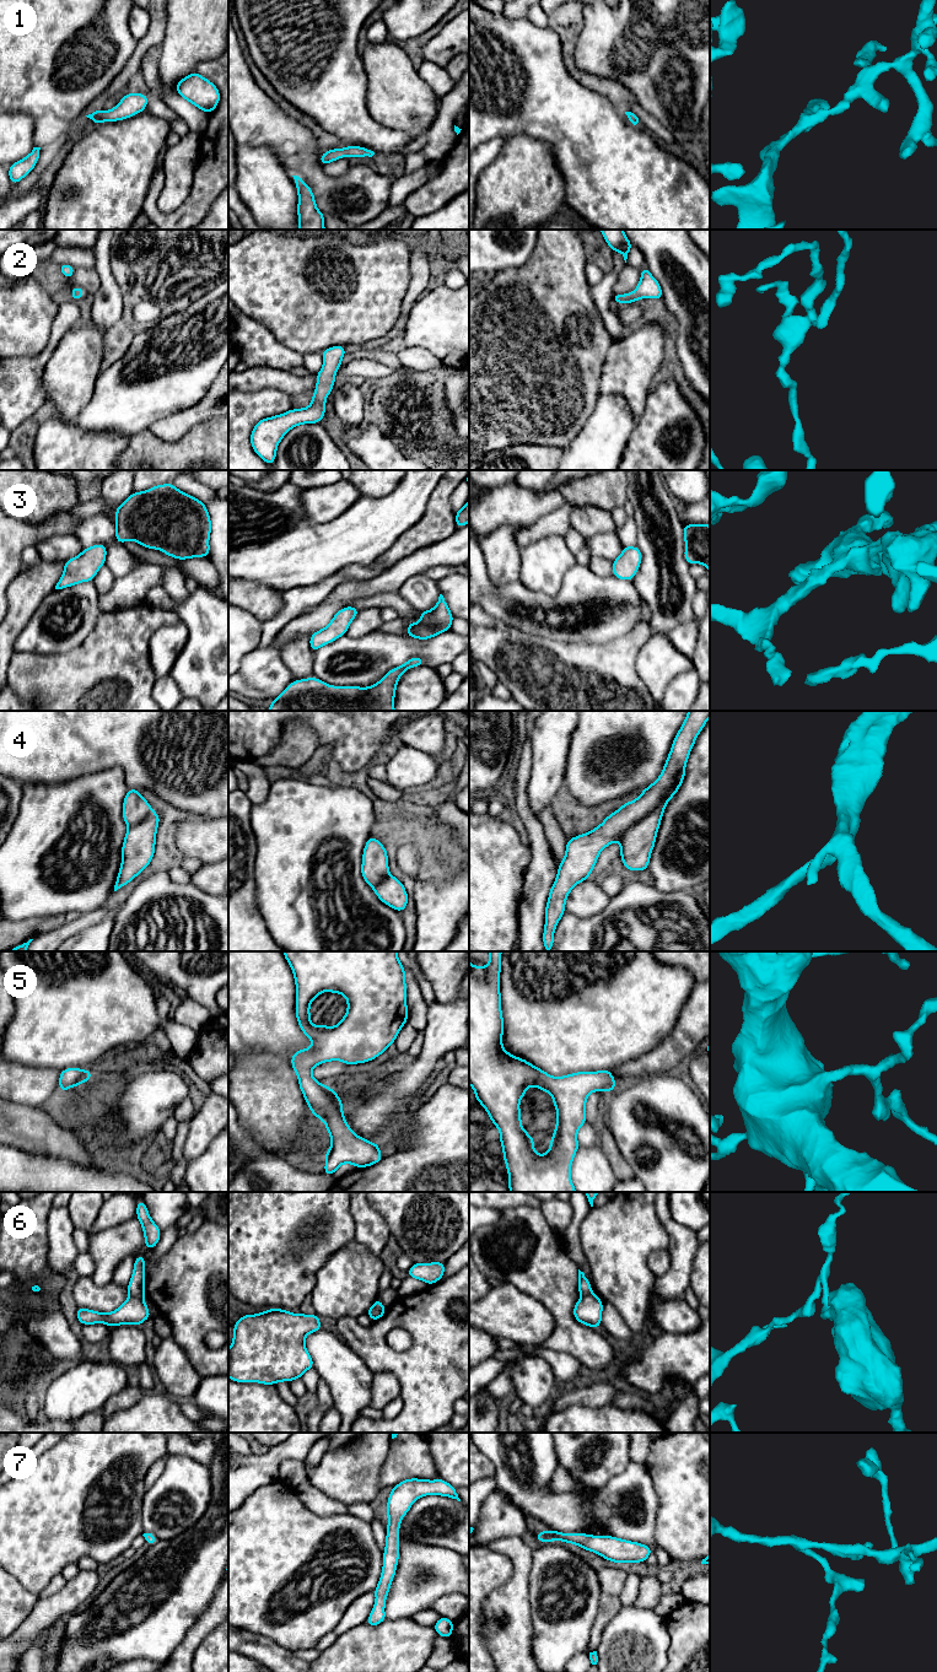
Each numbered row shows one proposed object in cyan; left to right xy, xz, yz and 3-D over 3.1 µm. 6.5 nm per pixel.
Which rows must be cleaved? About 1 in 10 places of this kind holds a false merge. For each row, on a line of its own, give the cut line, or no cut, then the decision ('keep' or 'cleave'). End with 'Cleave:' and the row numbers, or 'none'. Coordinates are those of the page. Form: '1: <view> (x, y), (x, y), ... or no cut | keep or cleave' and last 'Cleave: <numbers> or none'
1: no cut | keep
2: no cut | keep
3: no cut | keep
4: no cut | keep
5: no cut | keep
6: xy (130, 1294), (143, 1298) | cleave
7: no cut | keep
Cleave: 6

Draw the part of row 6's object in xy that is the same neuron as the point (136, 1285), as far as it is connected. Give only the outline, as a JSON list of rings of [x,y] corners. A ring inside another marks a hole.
[[[139,1255],[134,1261],[134,1271],[126,1287],[129,1294],[135,1298],[145,1296],[145,1256]]]

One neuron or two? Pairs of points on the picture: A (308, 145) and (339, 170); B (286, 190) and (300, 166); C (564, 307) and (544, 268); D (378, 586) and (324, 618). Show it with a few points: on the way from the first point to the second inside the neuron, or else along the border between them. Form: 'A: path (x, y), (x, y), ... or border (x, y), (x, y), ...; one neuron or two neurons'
A: border (350, 167), (338, 176), (329, 176), (323, 171); two neurons
B: border (274, 151), (279, 162), (291, 176); two neurons
C: path (554, 297), (553, 278); one neuron
D: path (364, 588), (346, 592), (335, 603); one neuron

